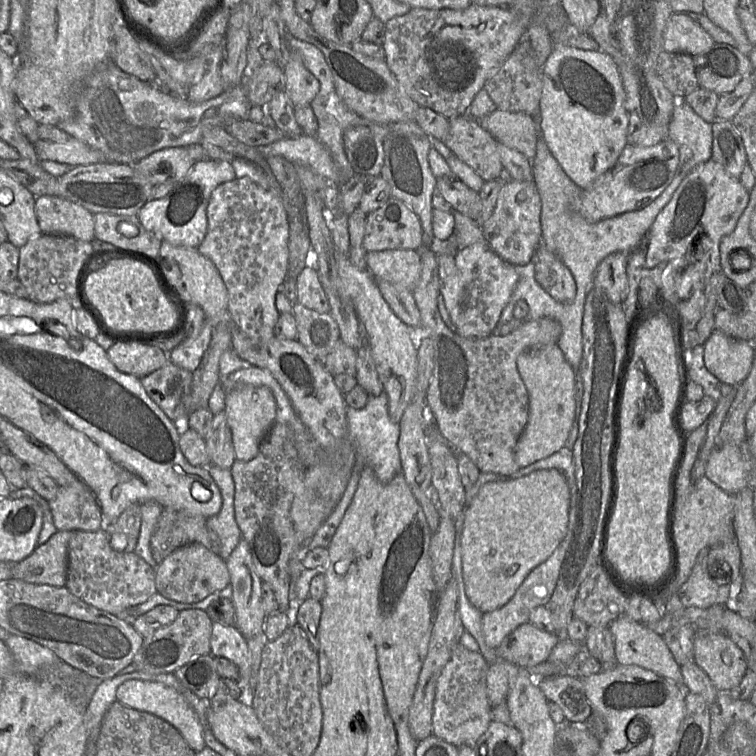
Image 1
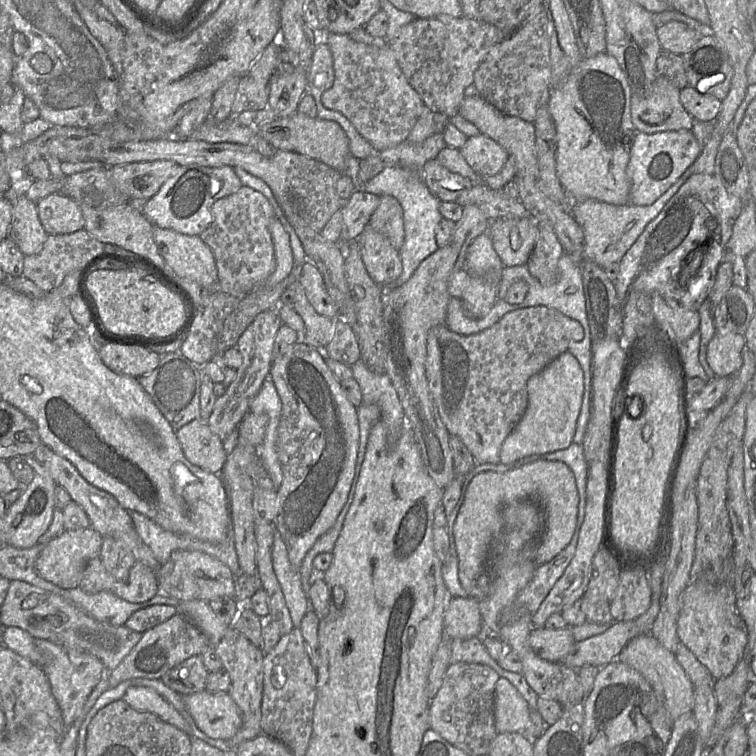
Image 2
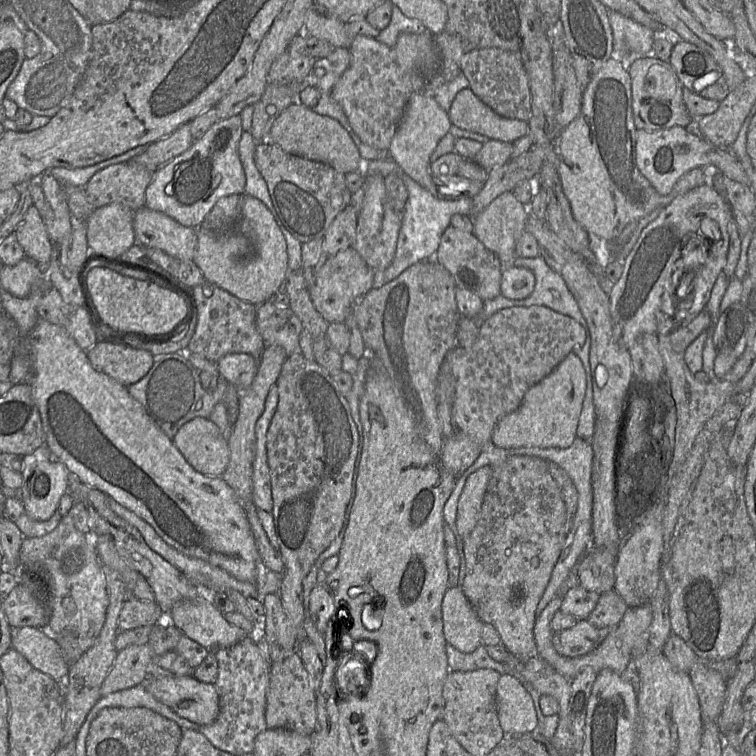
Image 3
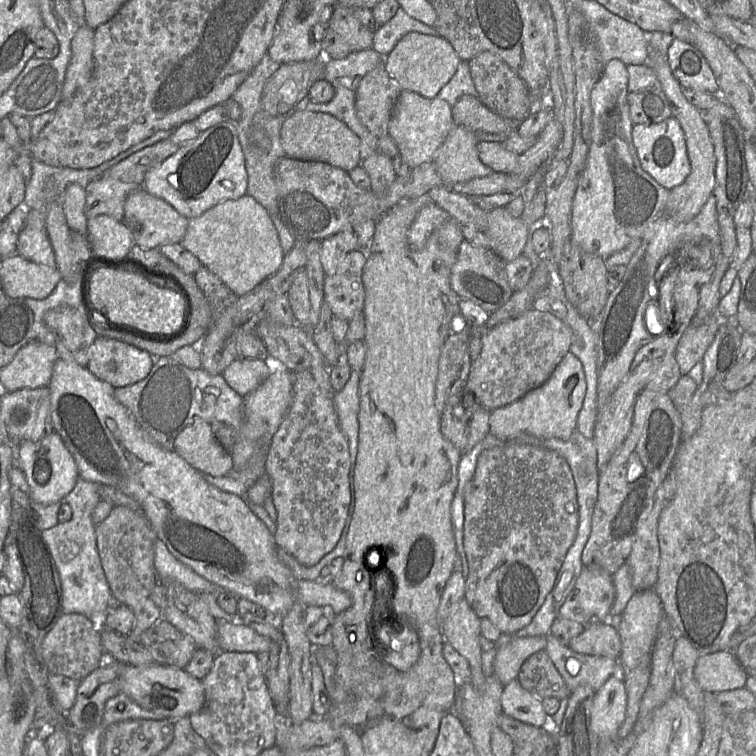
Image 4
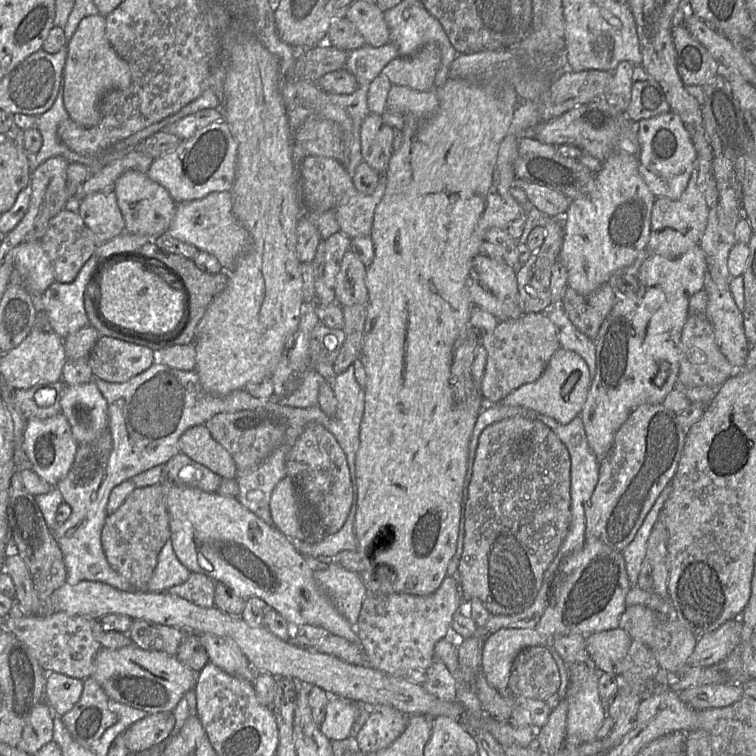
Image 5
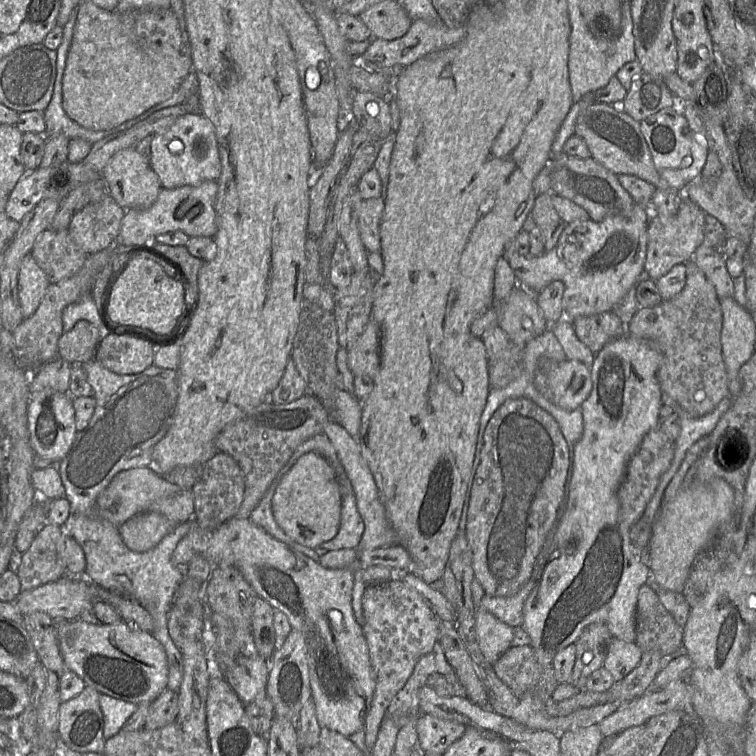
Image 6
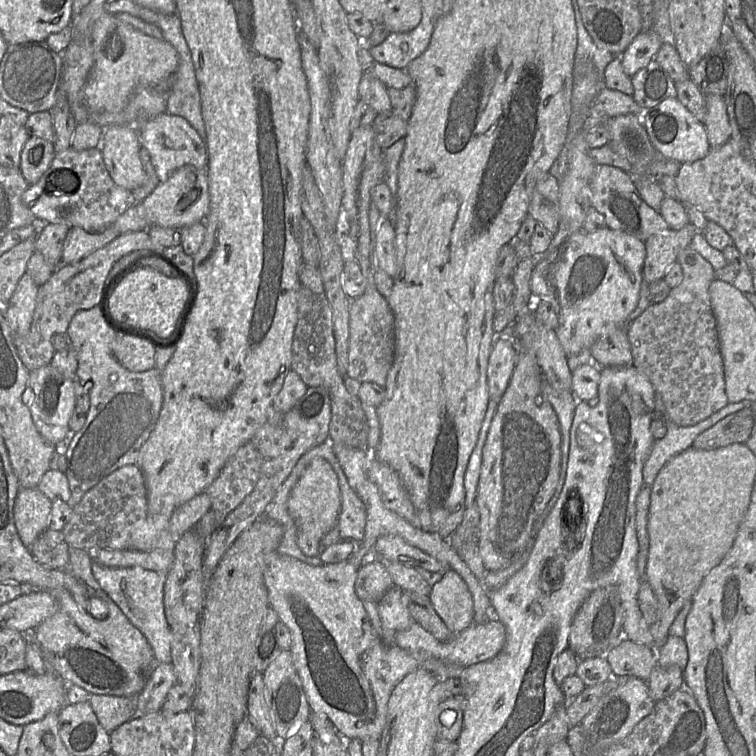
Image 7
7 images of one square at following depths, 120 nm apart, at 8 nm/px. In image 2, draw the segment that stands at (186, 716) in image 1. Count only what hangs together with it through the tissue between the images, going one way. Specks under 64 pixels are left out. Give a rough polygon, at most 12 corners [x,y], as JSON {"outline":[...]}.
{"outline":[[129,687],[122,699],[189,735],[183,716],[153,688]]}

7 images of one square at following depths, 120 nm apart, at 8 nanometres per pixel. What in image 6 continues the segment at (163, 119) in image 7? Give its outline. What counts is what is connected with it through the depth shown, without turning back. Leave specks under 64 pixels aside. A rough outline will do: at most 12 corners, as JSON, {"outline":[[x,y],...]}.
{"outline":[[178,117],[153,136],[149,163],[165,189],[216,181],[213,124]]}

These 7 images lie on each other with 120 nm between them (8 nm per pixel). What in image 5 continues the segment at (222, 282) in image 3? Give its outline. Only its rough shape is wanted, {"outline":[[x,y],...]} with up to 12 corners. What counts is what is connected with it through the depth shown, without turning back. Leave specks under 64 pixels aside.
{"outline":[[230,191],[177,203],[166,233],[230,272],[251,244]]}

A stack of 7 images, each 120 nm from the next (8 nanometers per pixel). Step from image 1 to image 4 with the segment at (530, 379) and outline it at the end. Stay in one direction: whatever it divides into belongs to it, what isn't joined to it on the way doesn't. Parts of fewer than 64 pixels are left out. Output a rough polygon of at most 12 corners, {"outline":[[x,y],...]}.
{"outline":[[569,351],[544,384],[491,411],[489,433],[566,440],[586,388]]}

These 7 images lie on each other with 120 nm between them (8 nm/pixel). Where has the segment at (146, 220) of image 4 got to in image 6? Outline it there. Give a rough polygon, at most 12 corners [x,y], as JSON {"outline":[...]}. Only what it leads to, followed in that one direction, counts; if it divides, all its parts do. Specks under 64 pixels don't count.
{"outline":[[134,148],[102,170],[109,196],[124,210],[144,210],[162,189]]}

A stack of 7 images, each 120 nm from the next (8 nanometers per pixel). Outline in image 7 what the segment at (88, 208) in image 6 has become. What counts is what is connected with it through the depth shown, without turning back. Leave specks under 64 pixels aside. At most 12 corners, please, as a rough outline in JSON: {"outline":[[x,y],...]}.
{"outline":[[111,226],[96,233],[69,228],[62,264],[81,260],[119,235]]}

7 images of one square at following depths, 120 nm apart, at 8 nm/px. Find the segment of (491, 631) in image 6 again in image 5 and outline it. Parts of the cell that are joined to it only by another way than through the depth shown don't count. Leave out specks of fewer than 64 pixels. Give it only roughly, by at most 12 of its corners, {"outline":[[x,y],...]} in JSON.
{"outline":[[501,628],[485,641],[482,673],[509,690],[513,661],[530,646],[552,646],[534,628]]}

